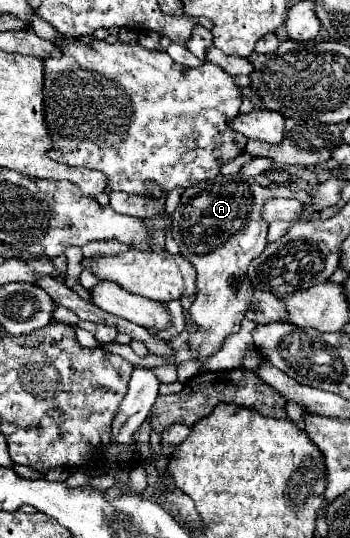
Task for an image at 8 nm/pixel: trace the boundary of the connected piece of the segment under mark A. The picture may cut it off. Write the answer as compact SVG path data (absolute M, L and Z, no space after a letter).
M241 173L223 177L217 175L213 181L201 181L181 193L181 201L177 211L173 213L173 239L177 241L181 255L195 267L197 271L197 295L193 305L189 307L189 323L193 331L189 331L189 347L197 351L197 363L203 363L207 357L215 355L221 347L225 337L239 331L239 323L245 317L253 287L247 277L247 267L267 245L267 223L261 219L261 207L267 199L273 197L291 197L289 187L263 187L253 177L243 177Z

